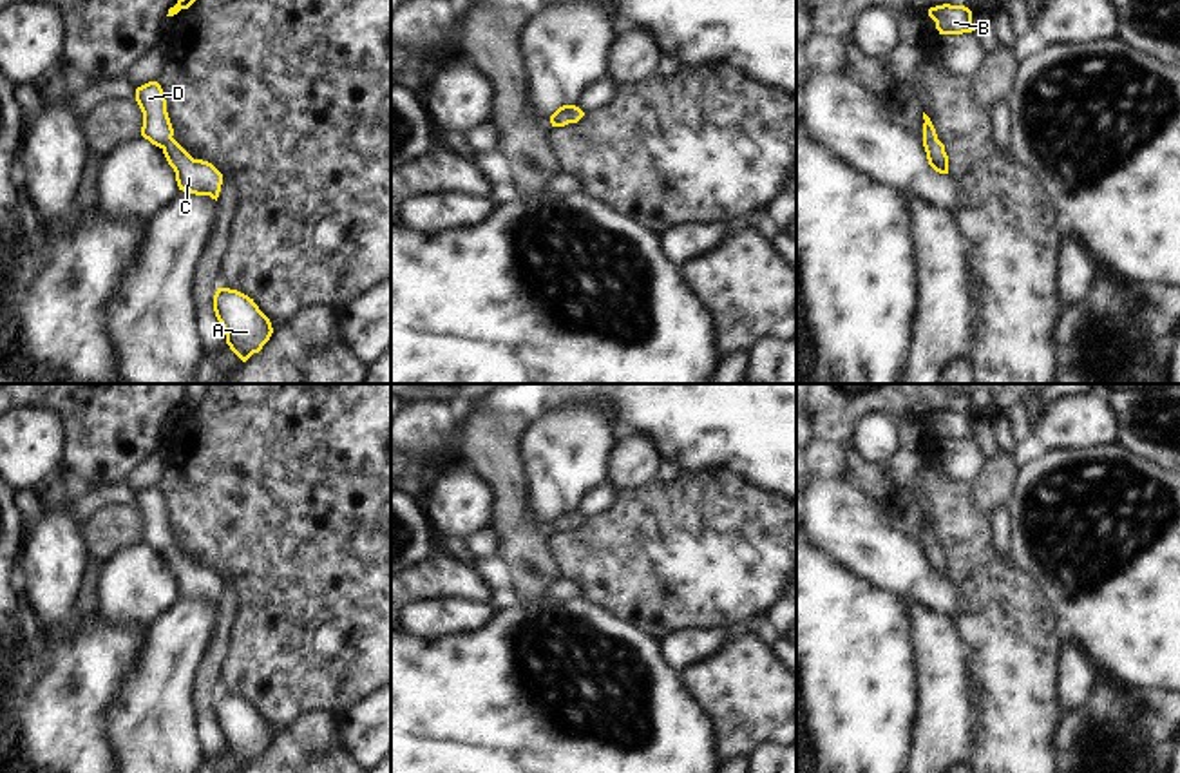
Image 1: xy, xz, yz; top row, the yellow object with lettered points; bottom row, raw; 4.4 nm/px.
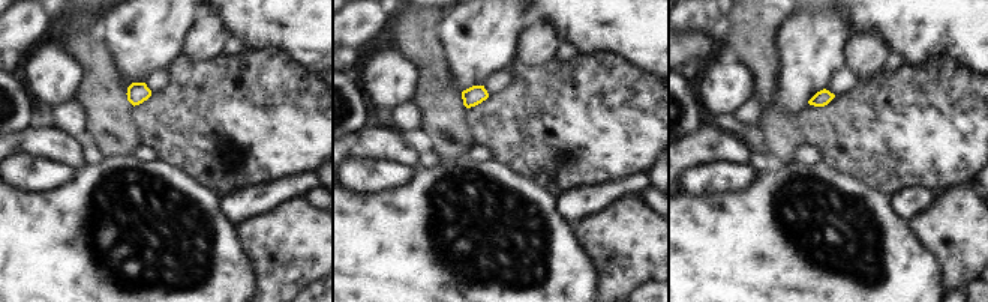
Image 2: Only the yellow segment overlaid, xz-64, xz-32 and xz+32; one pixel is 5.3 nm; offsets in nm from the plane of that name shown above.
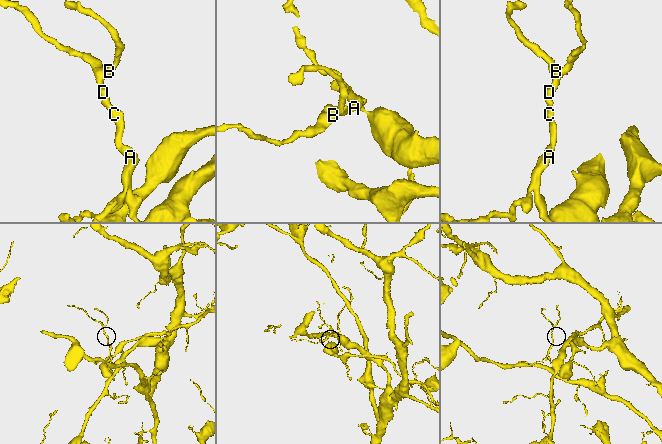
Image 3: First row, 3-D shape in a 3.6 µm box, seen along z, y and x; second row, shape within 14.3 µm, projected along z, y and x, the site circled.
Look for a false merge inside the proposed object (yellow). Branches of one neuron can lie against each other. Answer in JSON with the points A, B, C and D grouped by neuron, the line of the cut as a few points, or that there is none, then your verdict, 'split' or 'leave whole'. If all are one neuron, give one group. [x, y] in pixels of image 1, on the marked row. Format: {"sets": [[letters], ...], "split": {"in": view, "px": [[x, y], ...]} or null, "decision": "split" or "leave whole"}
{"sets": [["A", "B", "C", "D"]], "split": null, "decision": "leave whole"}

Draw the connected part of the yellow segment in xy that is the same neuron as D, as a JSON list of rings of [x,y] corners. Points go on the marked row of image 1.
[[[157,81],[136,89],[136,101],[143,112],[141,136],[159,147],[176,172],[179,190],[210,196],[217,201],[223,174],[208,161],[194,159],[172,136],[174,129],[167,112],[167,100]]]

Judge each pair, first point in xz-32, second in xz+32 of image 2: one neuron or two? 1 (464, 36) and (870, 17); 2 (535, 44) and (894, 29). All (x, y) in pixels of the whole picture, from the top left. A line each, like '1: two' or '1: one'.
1: two
2: two

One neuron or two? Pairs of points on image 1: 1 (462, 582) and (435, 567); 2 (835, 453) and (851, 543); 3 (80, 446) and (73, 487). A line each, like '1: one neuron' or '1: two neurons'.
1: one neuron
2: two neurons
3: two neurons

